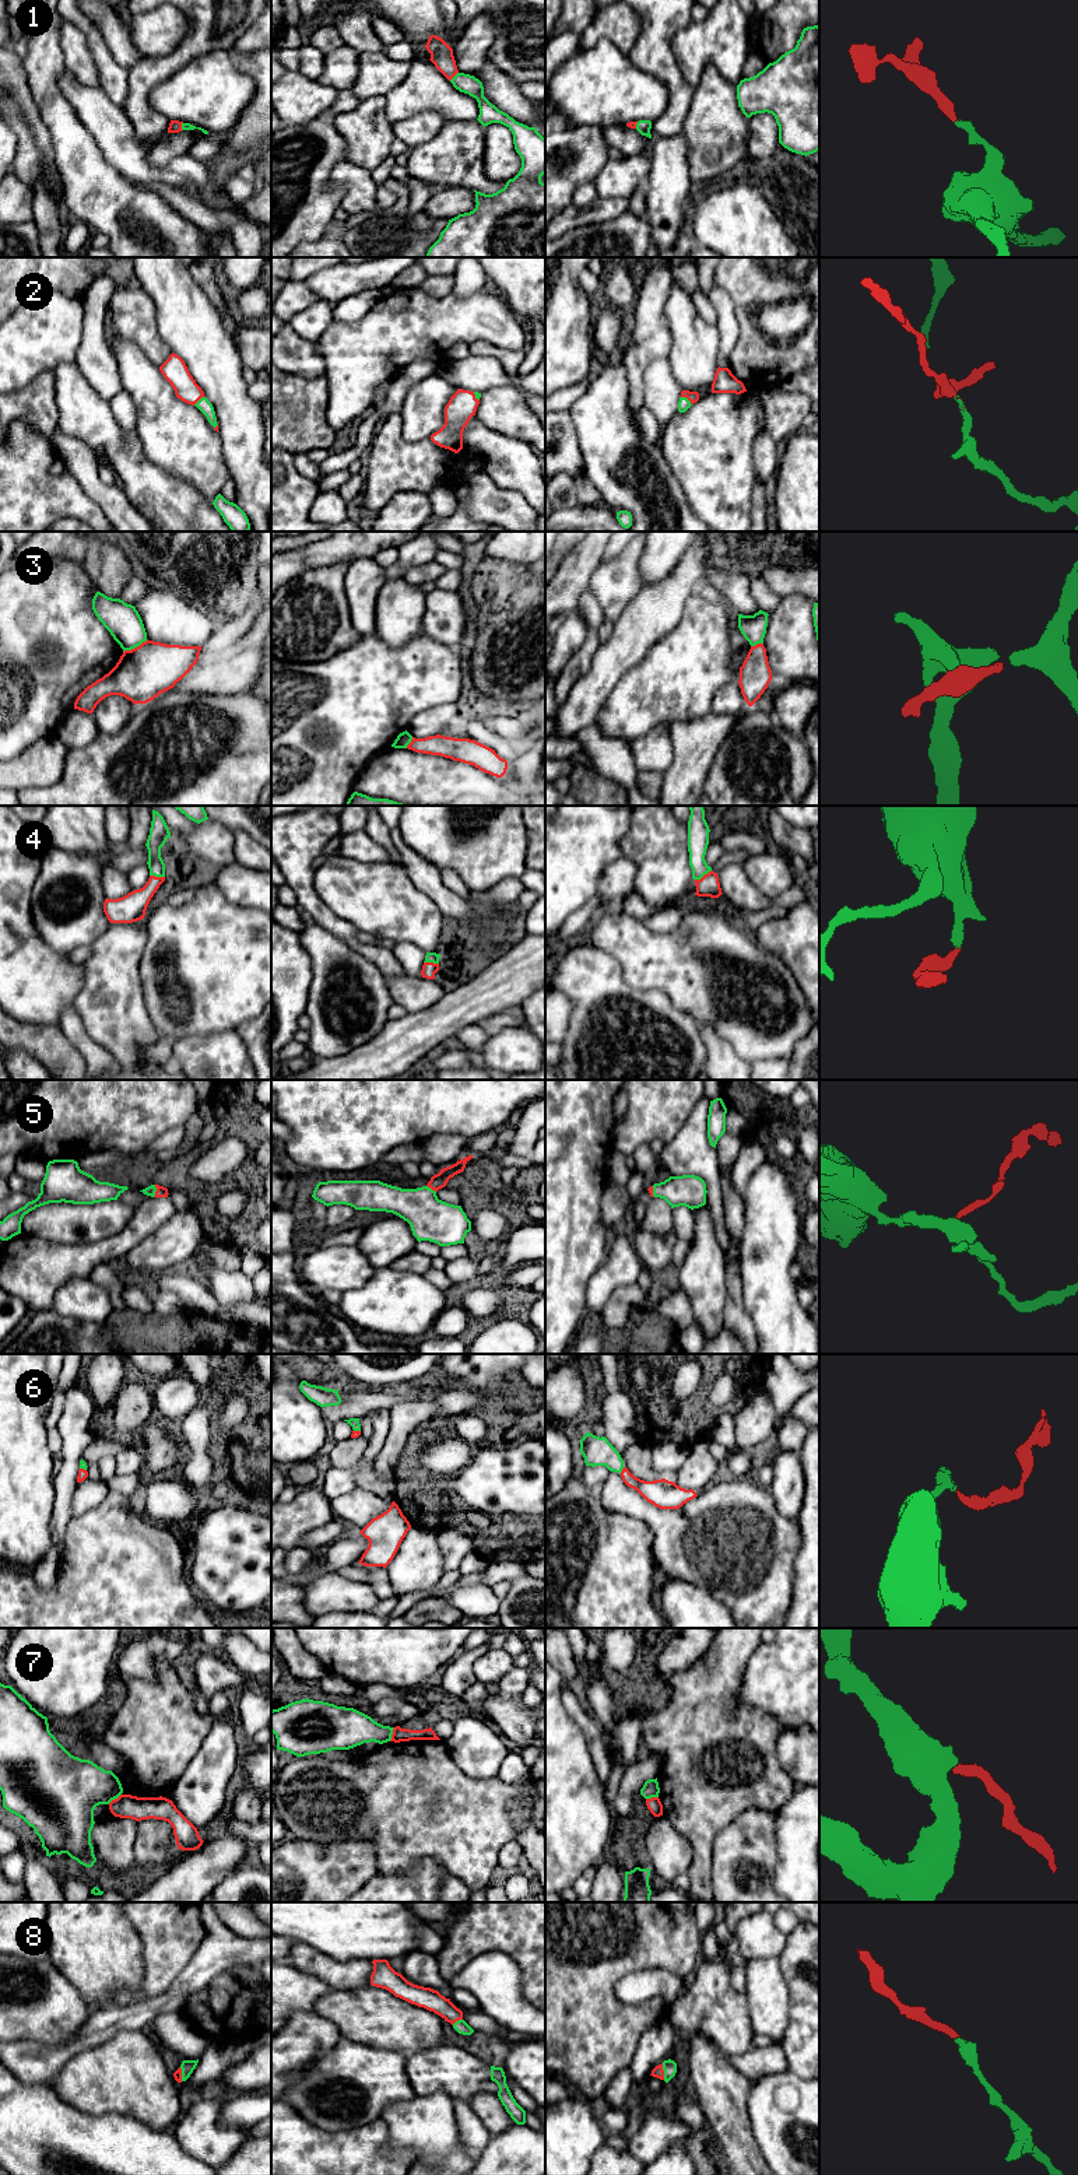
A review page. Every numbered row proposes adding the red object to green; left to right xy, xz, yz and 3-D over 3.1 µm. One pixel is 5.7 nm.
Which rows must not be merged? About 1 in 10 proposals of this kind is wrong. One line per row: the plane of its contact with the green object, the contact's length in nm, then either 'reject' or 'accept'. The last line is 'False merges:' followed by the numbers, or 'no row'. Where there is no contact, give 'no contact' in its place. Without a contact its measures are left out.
1: contact in xz; length 80 nm; accept
2: contact in yz; length 80 nm; accept
3: contact in xy; length 160 nm; accept
4: contact in yz; length 110 nm; accept
5: contact in xy; length 70 nm; accept
6: contact in yz; length 50 nm; accept
7: contact in xz; length 90 nm; reject
8: contact in yz; length 100 nm; accept
False merges: 7

